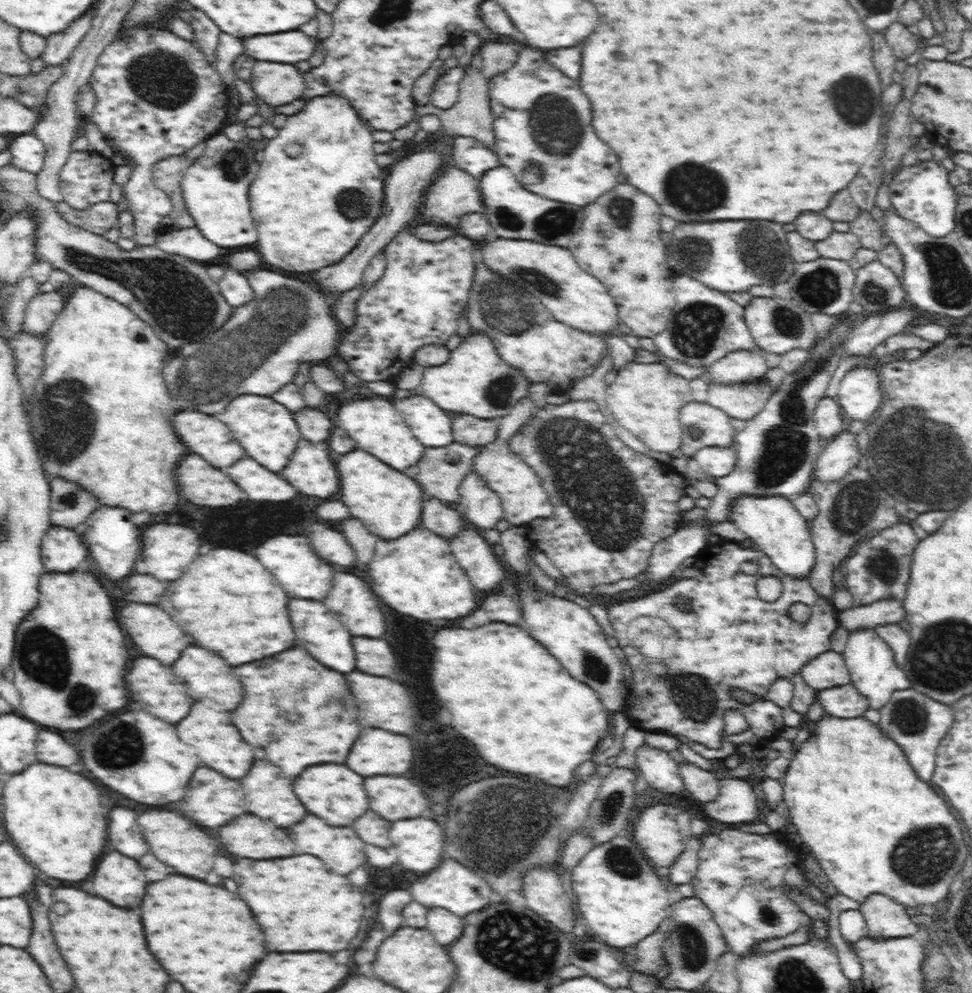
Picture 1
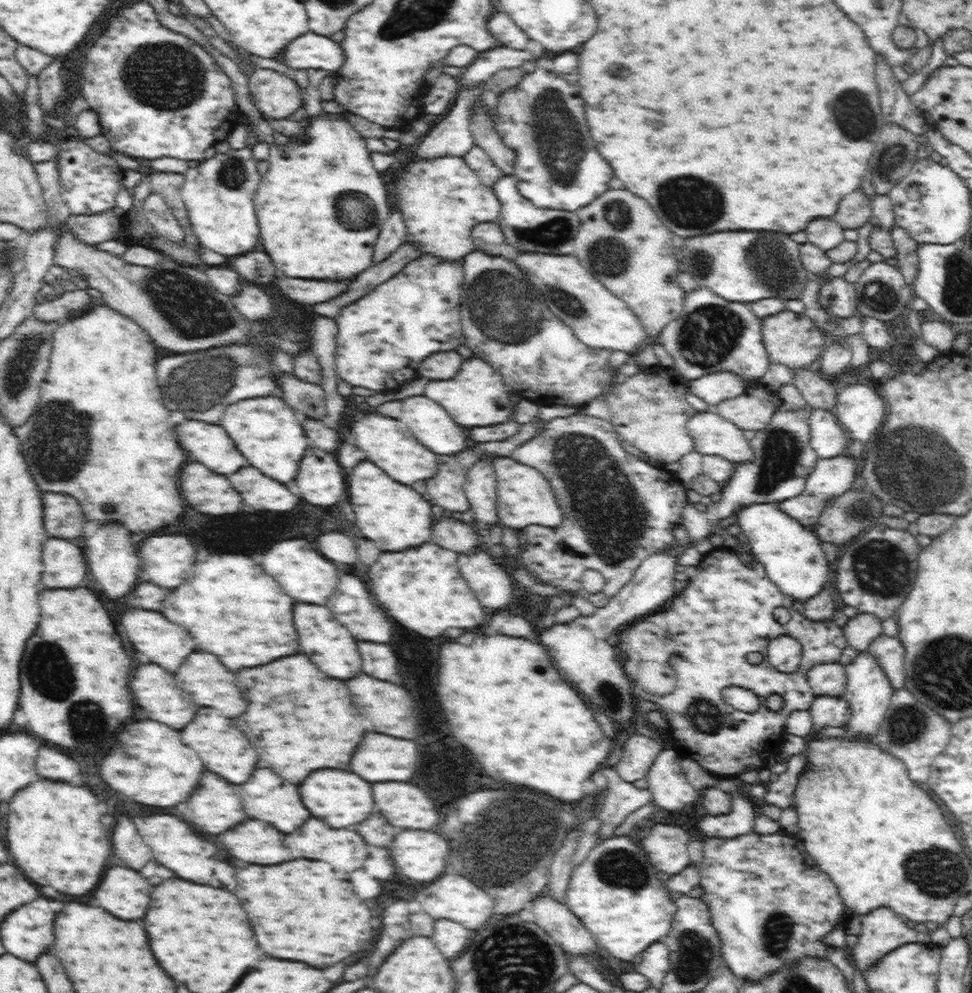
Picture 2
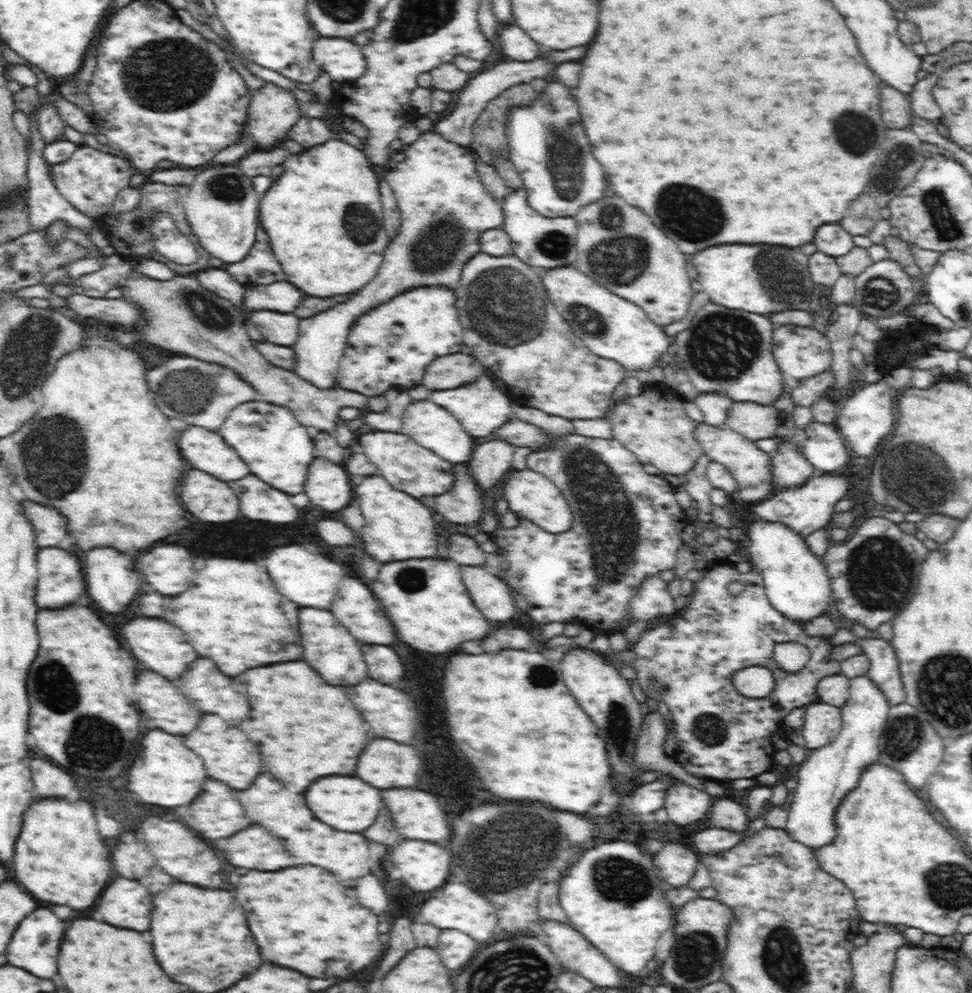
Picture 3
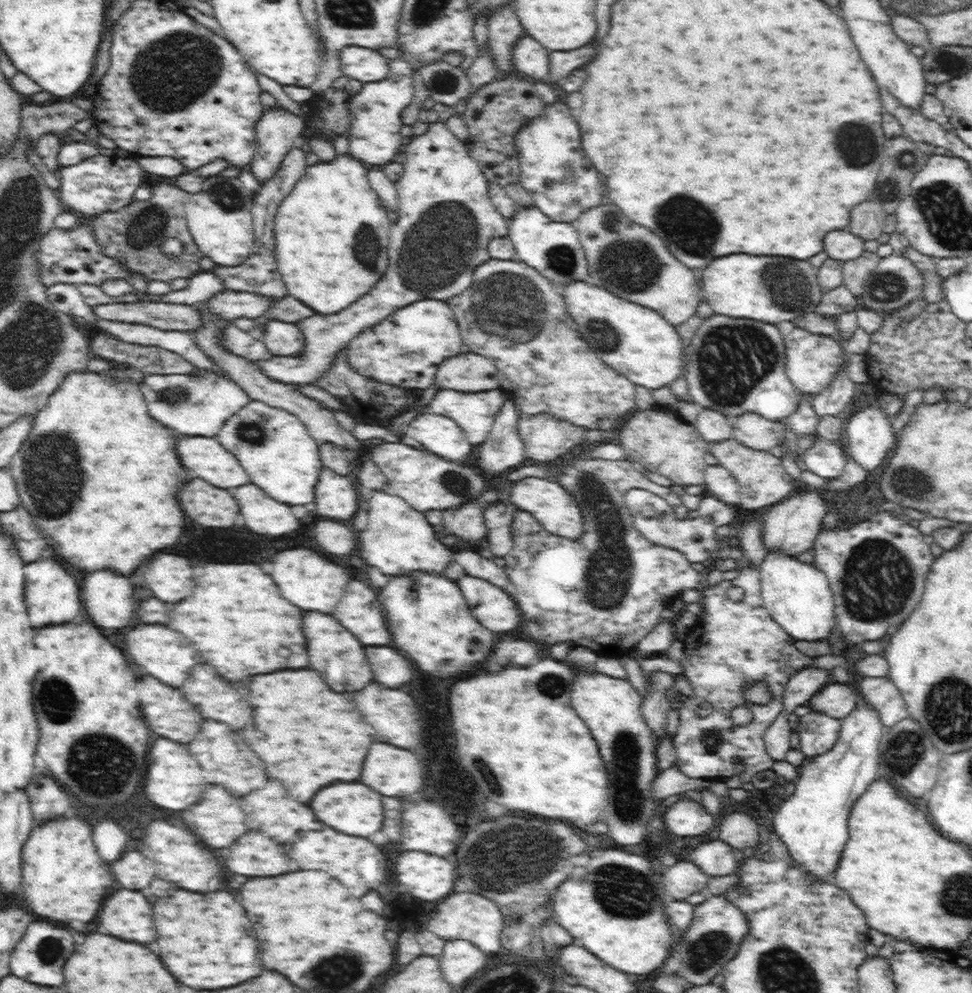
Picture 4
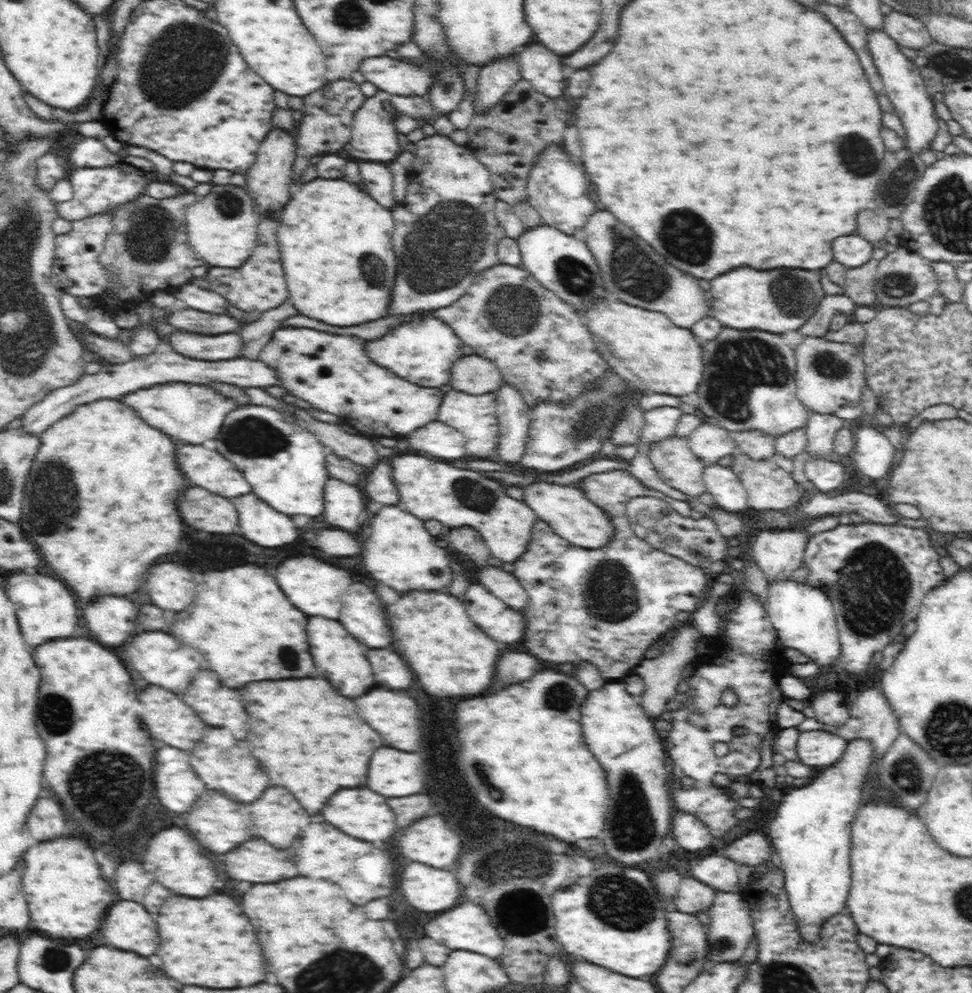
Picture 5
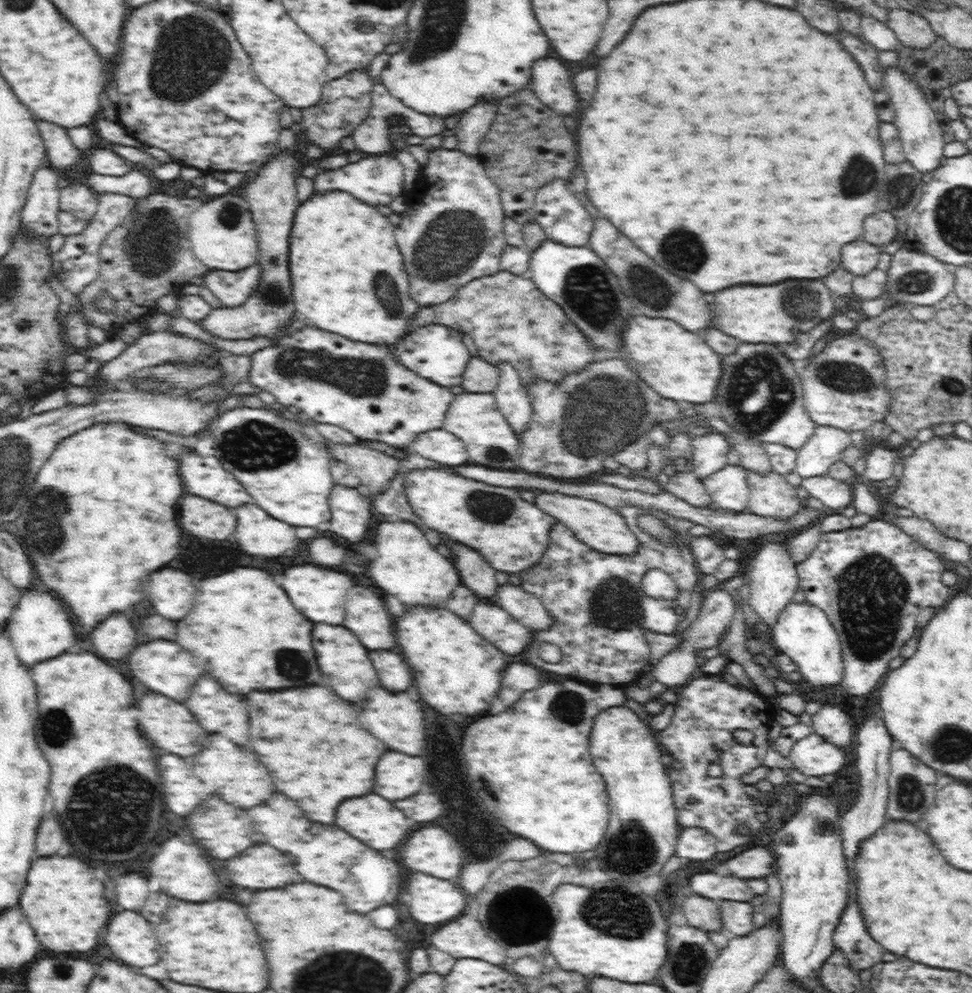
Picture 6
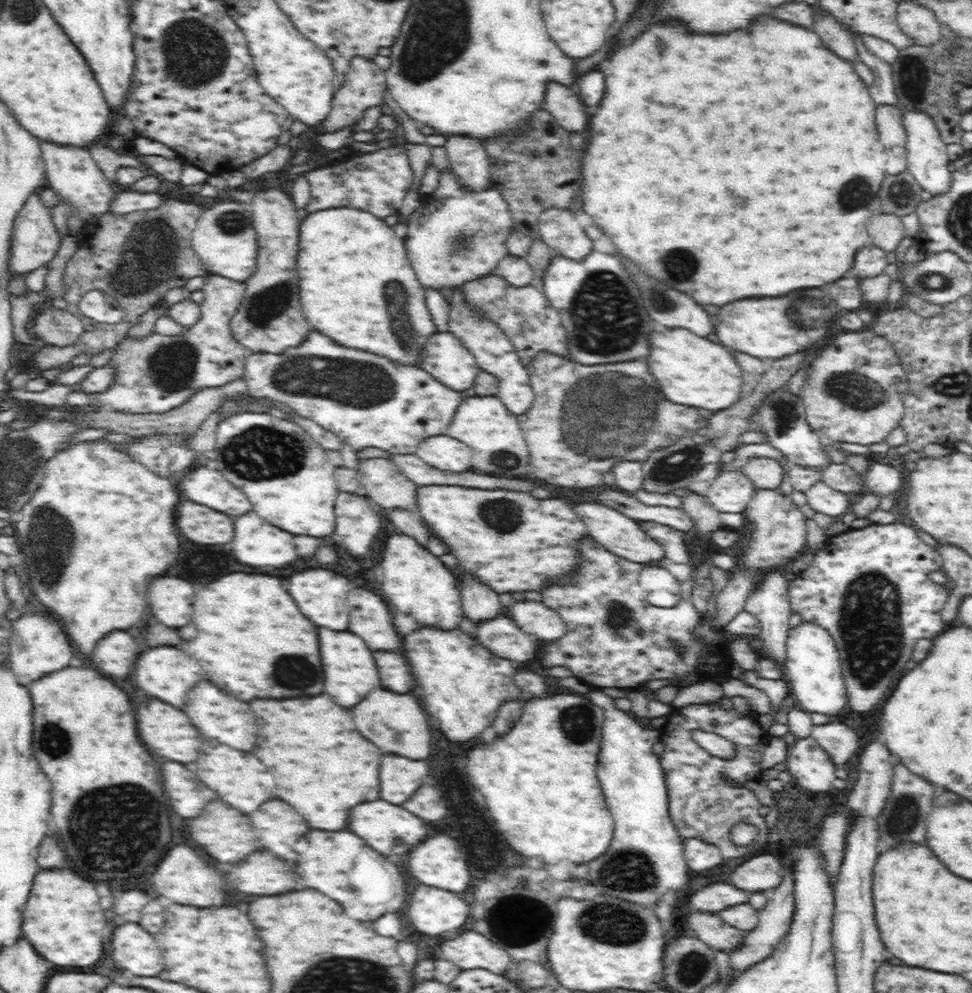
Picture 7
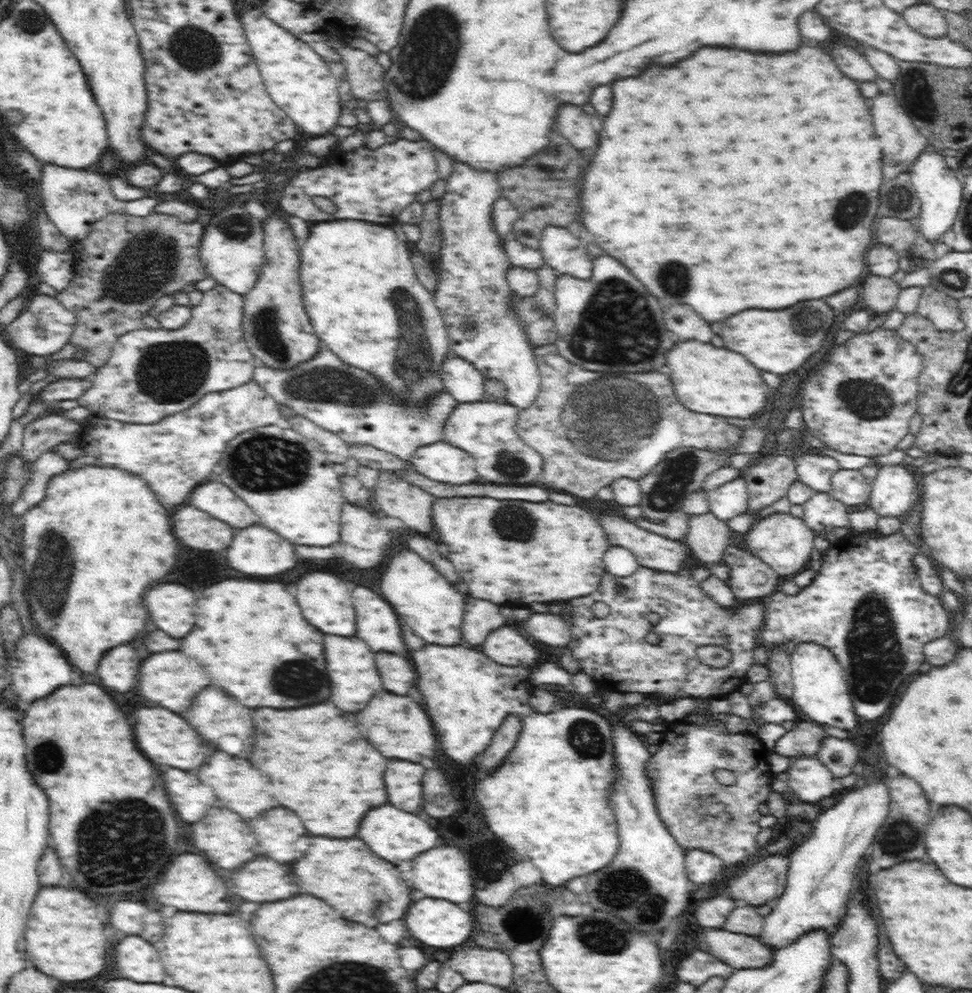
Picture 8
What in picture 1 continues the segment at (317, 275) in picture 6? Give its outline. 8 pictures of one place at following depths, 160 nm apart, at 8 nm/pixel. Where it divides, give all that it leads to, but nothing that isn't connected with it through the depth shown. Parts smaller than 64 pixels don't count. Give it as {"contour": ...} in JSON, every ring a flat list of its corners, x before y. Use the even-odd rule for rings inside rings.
{"contour":[[324,94,322,96,314,96,305,101,304,106,297,113,286,116,285,124,278,129,277,135,268,140,262,161,260,162,260,174,256,176,256,180,251,182,252,188,248,190,250,198,248,198,251,206,251,215,256,220,256,228,264,230,258,232,258,246,260,246,260,256,276,268,288,270,288,272,314,272,324,268,326,264,336,264,340,262,356,244,358,240,364,236,364,232,368,232,368,228,376,222,383,211,384,188,385,181,382,176,382,169,374,162,374,137,372,137,372,128,370,128,364,120,360,120,360,116,356,114,356,109,349,103,346,98,341,98,338,94]]}

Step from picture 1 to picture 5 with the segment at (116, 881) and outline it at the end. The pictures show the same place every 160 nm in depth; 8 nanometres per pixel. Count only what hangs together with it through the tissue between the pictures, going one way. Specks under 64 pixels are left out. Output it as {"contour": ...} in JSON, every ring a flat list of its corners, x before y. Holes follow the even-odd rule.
{"contour":[[116,902,108,910,98,934,92,938,94,944,132,950,140,956,152,956,158,950,156,922,140,902]]}

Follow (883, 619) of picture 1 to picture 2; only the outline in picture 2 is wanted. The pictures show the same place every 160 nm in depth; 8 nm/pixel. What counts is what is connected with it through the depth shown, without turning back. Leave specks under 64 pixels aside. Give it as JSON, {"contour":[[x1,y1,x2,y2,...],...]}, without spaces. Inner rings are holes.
{"contour":[[858,612,855,616,848,618,843,631,848,645,857,651,867,650,875,638,884,634,882,620,876,615,864,612]]}

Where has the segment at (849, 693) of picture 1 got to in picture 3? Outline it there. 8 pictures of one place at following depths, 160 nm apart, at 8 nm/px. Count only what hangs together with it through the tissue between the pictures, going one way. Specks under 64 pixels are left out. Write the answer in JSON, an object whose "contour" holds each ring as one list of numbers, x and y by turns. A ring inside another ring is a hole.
{"contour":[[820,700,805,707,802,736,806,740,805,749,815,750,830,744,842,728,841,707,826,704]]}

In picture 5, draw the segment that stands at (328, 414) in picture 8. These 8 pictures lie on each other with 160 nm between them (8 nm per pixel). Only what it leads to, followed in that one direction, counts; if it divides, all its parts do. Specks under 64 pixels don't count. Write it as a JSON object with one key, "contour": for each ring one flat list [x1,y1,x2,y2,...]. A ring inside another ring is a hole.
{"contour":[[286,326,273,333,271,342,261,349,259,358,277,372,277,384,288,389,288,393,294,394,304,405,336,415,344,424,356,428,369,438,404,438,414,434,424,424,438,420,439,406,443,403,442,392,438,388,420,387,372,363,364,351,364,342,363,338,357,336,333,335,312,328]]}

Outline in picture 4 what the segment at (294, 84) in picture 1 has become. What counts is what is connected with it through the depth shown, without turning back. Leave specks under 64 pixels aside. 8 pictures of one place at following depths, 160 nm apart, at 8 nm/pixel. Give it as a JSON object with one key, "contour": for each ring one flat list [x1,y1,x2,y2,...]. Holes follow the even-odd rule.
{"contour":[[278,104,264,107,263,114,255,126,256,152,252,162,248,165,248,170,252,172,254,178,262,184,272,179,280,168,284,156,300,143,306,131,306,118,295,115]]}

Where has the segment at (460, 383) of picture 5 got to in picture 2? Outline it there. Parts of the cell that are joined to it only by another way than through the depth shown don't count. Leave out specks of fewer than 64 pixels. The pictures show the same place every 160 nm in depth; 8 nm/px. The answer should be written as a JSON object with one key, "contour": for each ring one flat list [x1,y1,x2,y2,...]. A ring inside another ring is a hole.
{"contour":[[455,350,432,352,421,360,417,374,432,380,452,378,456,374,462,358,462,355,456,353]]}

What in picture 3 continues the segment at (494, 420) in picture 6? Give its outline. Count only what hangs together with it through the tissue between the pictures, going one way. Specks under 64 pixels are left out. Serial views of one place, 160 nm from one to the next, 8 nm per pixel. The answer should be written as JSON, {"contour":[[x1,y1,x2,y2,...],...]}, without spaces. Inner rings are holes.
{"contour":[[480,374,476,380,456,389,432,391,429,400,449,410,471,437,488,436,488,434,492,434,497,428,515,418,511,412,511,398,507,396,505,388,486,374]]}

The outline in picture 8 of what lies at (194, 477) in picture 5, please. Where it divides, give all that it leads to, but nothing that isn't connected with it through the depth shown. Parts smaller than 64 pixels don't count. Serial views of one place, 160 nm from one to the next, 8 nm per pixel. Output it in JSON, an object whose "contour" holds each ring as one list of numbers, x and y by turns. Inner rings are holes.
{"contour":[[208,482,196,488,190,496,190,504,234,528,256,524,256,513,252,508,248,508,248,504,222,482]]}

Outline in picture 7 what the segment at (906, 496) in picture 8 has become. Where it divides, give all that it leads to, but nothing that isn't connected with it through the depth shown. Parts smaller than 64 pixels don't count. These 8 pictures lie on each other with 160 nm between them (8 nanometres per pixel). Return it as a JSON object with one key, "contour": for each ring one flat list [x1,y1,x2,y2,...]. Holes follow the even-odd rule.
{"contour":[[874,463,863,474,864,490,884,496,902,488,905,473,888,464]]}

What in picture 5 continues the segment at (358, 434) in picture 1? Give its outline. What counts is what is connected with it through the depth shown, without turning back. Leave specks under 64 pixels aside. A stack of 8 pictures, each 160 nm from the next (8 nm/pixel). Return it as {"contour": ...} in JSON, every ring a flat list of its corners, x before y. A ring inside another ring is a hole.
{"contour":[[400,452,386,458,390,465,392,480,398,489,399,507,422,520,438,520,444,527,476,529,489,552,502,562,514,563,526,552,534,532,536,513,524,502,504,494,504,488,471,469,454,468,440,460,428,460,414,452]]}

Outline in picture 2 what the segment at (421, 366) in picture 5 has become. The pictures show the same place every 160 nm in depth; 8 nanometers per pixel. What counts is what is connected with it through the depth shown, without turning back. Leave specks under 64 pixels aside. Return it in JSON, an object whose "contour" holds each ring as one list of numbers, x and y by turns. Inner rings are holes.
{"contour":[[422,255,418,260,410,260,408,264,404,265,404,268,394,274,390,280,382,282,370,292,370,294,363,295,362,298,356,300,352,304,342,309,342,312,335,318,336,328,340,328,336,336,336,352,335,352,335,365,337,376,342,380,345,380,348,384,353,386,359,386,362,388,368,388,371,391,393,391,399,386,400,383,406,382,418,376,418,365,424,357,432,352,440,351,454,351,458,345,462,343,463,330,461,327,462,317,460,316,460,303,463,296,463,282,464,282,464,267,463,259,460,260,460,264,440,264,440,260,432,260,432,255]]}

